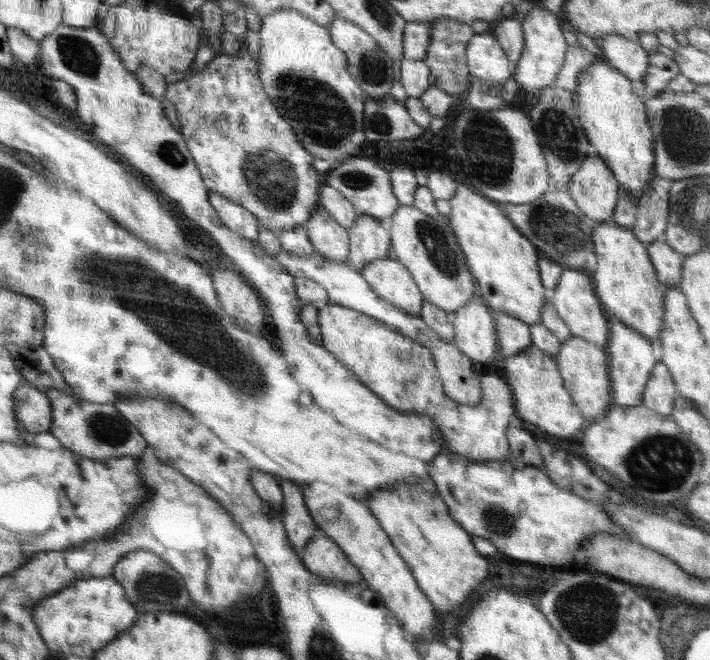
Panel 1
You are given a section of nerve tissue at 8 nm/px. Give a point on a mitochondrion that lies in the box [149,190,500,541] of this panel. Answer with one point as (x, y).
(432, 239)

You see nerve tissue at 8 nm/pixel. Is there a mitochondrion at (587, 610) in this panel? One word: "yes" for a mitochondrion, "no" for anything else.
yes

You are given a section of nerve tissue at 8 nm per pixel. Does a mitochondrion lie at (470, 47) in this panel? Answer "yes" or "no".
no

